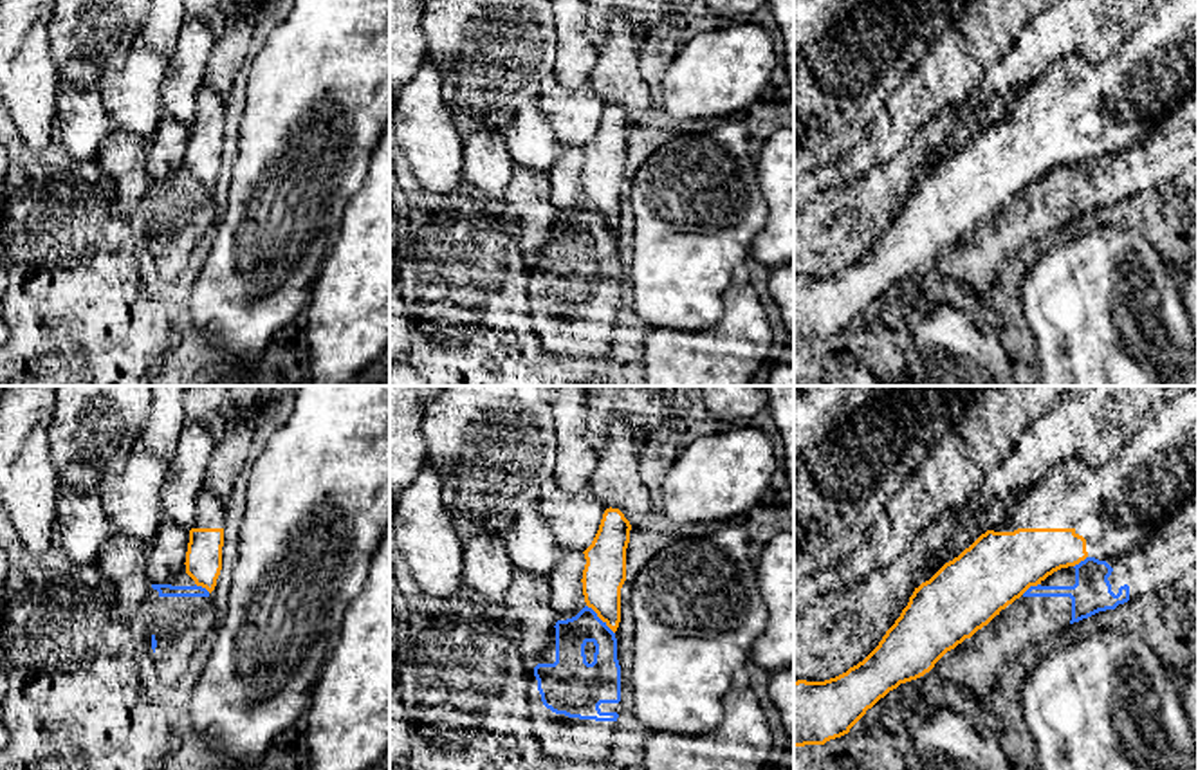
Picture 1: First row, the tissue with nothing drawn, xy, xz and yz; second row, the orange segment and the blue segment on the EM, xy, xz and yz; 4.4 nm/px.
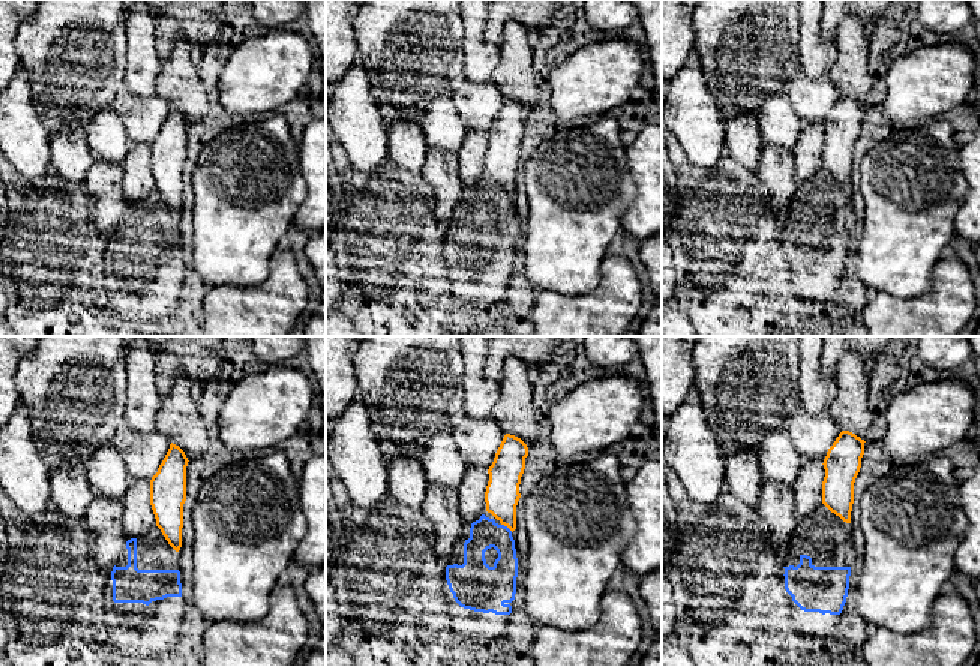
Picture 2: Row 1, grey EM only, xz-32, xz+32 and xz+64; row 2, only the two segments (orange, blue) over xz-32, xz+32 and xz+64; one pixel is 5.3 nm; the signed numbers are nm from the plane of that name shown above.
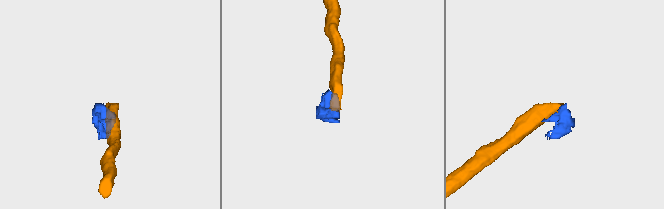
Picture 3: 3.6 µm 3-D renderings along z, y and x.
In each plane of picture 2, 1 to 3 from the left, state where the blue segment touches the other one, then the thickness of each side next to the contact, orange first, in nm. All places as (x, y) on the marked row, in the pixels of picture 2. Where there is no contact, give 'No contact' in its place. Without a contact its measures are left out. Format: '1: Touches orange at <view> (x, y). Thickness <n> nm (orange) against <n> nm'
1: No contact
2: Touches orange at xz+32 (508, 527). Thickness 180 nm (orange) against 160 nm
3: No contact

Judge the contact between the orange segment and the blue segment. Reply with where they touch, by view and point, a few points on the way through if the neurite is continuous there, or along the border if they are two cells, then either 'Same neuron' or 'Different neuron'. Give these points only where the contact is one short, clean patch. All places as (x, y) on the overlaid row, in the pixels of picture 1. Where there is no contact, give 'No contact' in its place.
Touches orange at xz (599, 617). Different neuron

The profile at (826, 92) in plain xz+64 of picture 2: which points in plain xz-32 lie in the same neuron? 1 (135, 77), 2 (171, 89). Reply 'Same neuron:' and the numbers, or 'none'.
Same neuron: none

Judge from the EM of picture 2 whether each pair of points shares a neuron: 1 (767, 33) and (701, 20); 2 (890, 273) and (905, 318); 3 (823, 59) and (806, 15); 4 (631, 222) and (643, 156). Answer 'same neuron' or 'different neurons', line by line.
1: same neuron
2: different neurons
3: same neuron
4: same neuron

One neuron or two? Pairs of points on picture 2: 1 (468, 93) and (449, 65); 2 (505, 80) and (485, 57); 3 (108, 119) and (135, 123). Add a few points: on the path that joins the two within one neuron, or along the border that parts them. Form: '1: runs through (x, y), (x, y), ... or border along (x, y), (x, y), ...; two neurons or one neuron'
1: border along (461, 80), (449, 93); two neurons
2: border along (500, 47), (500, 62), (491, 78); two neurons
3: border along (111, 105), (131, 143); two neurons

